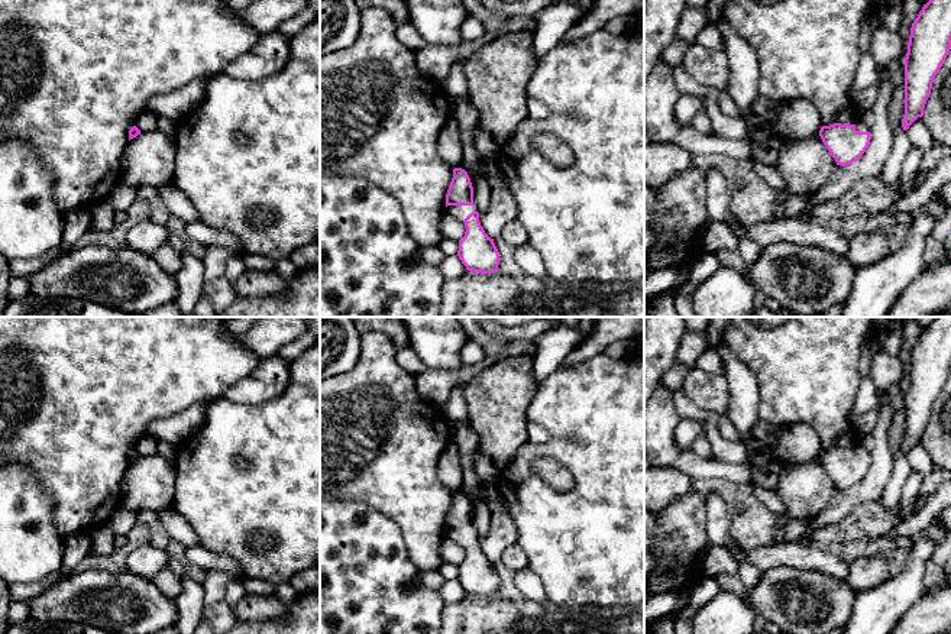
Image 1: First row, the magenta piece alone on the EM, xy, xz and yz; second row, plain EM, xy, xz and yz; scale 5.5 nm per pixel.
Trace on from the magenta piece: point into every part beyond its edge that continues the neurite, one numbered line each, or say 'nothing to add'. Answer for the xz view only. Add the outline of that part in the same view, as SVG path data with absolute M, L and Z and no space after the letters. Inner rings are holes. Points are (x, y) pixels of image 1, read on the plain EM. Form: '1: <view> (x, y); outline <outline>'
1: xz (459, 536); outline M447 530L446 531L446 537L452 538L453 541L462 546L465 546L465 543L473 536L476 536L475 530Z

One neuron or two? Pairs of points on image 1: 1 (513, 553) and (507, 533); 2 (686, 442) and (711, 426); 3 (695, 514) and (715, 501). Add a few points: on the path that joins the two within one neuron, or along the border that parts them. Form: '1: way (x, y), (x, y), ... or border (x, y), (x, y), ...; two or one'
1: border (516, 543), (504, 550), (501, 559); two
2: border (681, 417), (699, 420), (704, 424), (704, 432); two
3: border (704, 500), (707, 536), (711, 540); two

